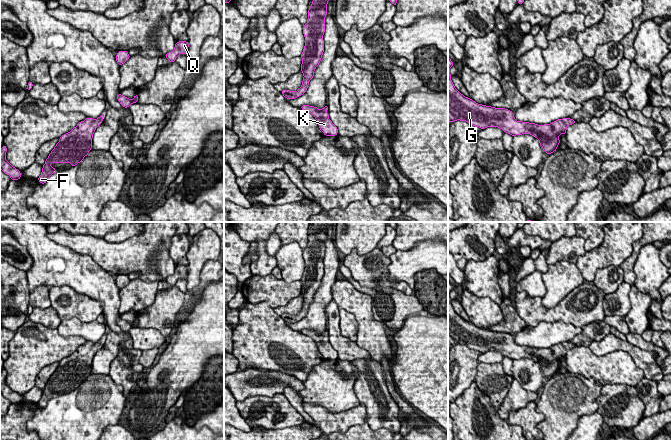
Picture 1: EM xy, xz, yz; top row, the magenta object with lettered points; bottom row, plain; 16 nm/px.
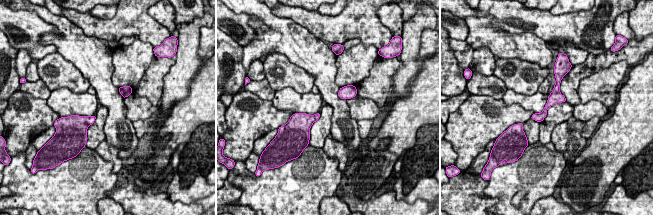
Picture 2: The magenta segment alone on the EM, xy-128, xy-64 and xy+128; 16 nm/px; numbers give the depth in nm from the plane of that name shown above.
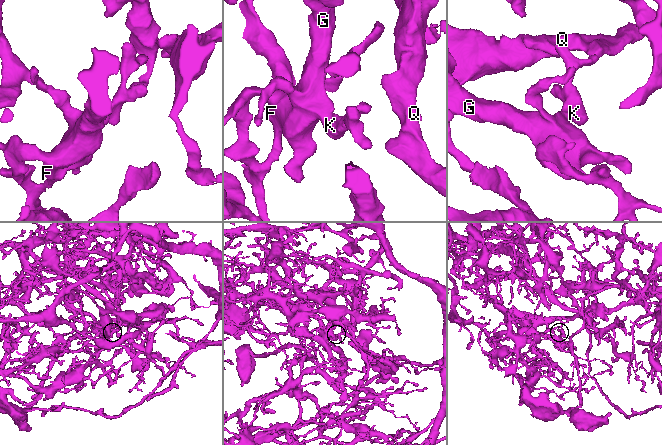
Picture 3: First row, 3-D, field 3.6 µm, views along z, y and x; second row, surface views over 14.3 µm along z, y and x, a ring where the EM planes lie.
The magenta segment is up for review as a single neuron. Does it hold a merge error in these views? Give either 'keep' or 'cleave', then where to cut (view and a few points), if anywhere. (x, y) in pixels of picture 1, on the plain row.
keep; no cut

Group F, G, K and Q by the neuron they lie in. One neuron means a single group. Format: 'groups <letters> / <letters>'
groups F G K Q

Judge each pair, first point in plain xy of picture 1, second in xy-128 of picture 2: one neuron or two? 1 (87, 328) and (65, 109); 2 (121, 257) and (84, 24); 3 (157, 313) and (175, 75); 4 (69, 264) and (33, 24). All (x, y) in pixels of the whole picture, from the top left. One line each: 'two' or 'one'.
1: one
2: one
3: two
4: two

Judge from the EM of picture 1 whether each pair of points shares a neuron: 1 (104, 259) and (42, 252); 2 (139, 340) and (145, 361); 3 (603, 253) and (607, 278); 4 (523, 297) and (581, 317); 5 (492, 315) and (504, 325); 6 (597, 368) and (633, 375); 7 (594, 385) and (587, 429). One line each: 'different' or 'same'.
1: different
2: different
3: different
4: same
5: different
6: same
7: different

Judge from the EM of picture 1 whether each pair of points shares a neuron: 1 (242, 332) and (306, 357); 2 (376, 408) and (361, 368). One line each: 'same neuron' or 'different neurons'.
1: same neuron
2: same neuron

